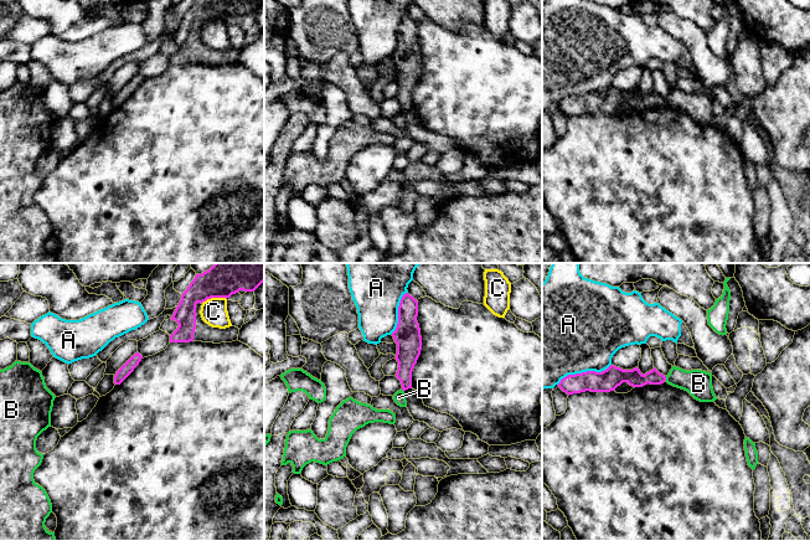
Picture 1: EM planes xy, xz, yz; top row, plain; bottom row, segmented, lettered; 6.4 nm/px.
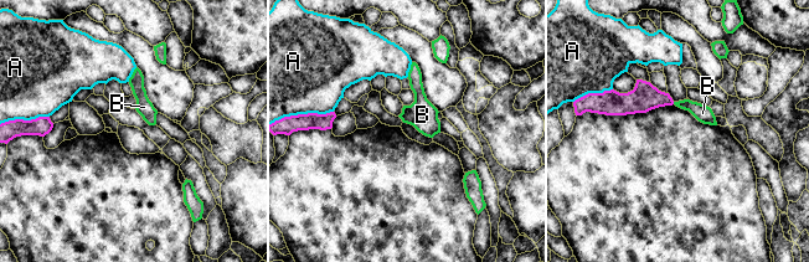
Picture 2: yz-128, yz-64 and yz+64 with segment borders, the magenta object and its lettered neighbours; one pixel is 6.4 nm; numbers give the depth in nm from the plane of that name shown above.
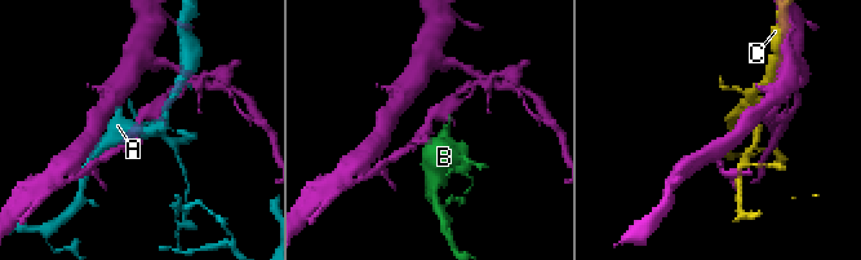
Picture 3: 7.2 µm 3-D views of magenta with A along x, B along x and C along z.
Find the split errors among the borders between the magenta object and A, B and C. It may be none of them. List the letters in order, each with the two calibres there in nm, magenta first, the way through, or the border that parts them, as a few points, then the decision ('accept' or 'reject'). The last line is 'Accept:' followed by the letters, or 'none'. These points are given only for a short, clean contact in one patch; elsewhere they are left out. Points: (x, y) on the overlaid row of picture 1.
A: calibres 140 and 500 nm; reject
B: calibres 110 and 180 nm; border yz (665, 376), (666, 380); reject
C: calibres 300 and 180 nm; reject
Accept: none

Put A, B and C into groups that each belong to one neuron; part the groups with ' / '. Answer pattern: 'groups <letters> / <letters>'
groups A / B / C

